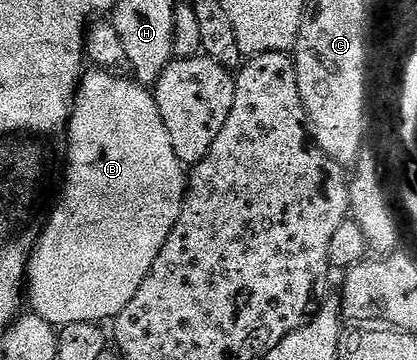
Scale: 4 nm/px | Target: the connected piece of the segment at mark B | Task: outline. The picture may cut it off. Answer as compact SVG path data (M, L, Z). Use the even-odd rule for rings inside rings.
M97 68L91 71L83 73L70 112L66 187L26 266L29 309L55 328L77 322L102 324L105 318L118 317L144 284L144 276L176 228L188 185L187 171L172 148L172 136L164 128L153 93L133 77L118 78L122 76Z

